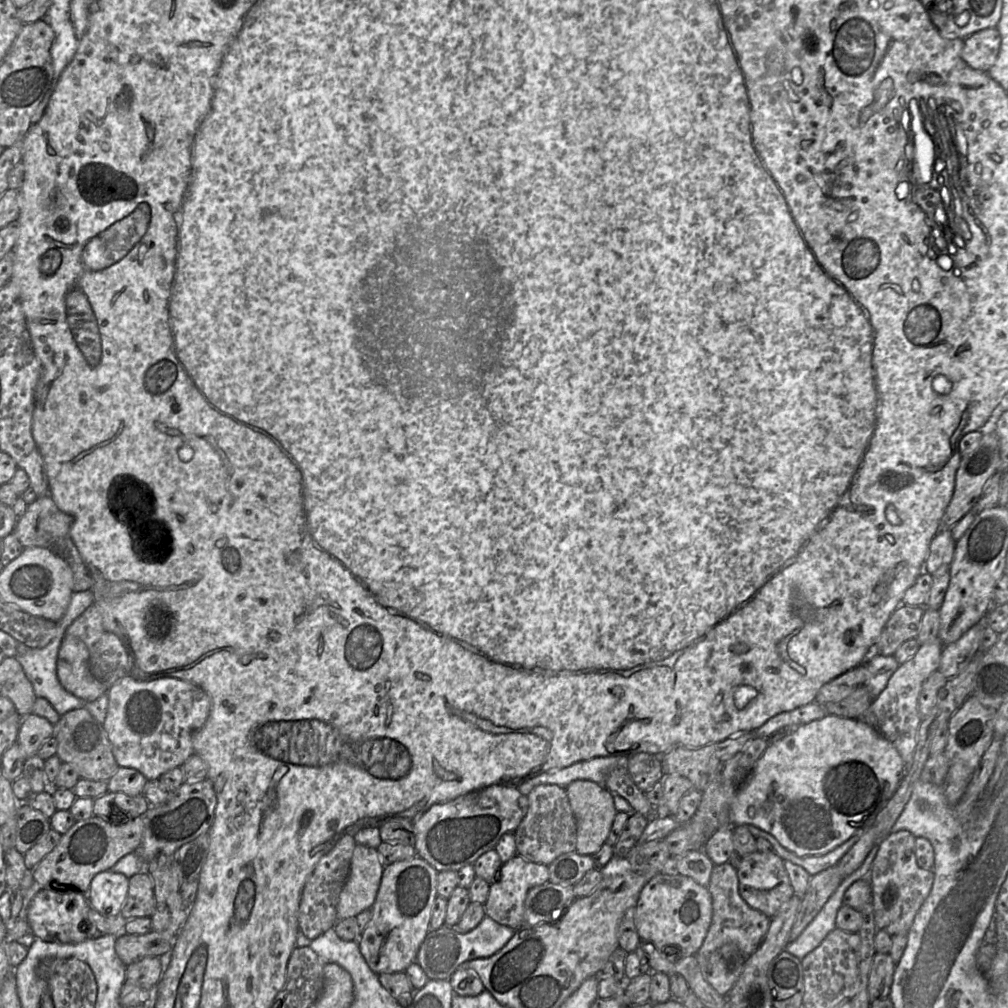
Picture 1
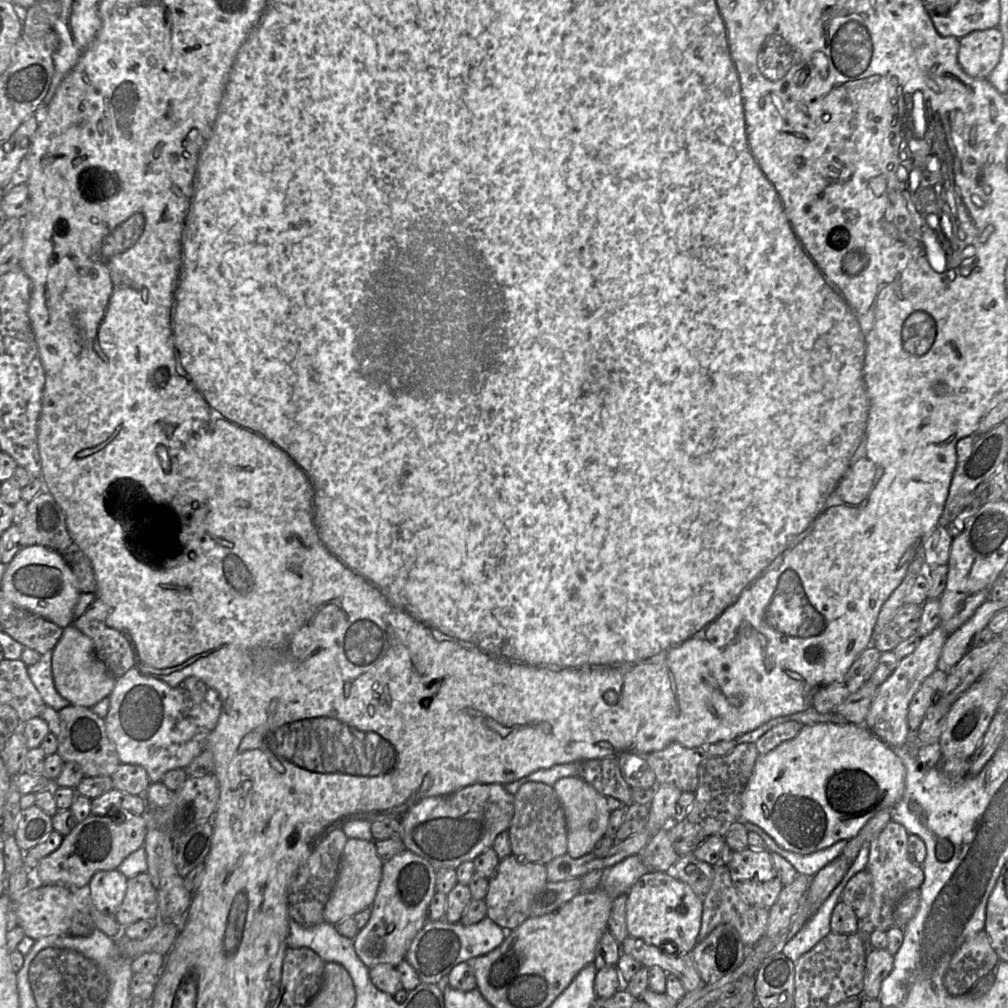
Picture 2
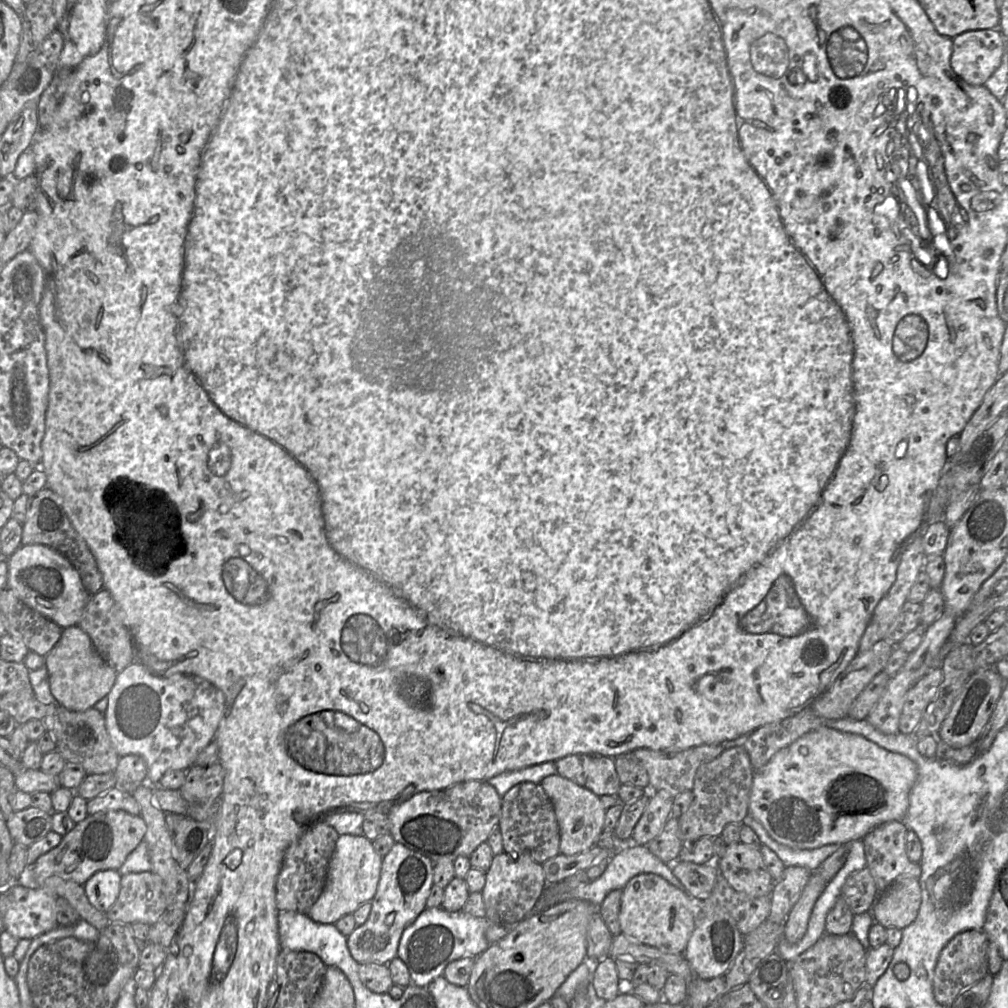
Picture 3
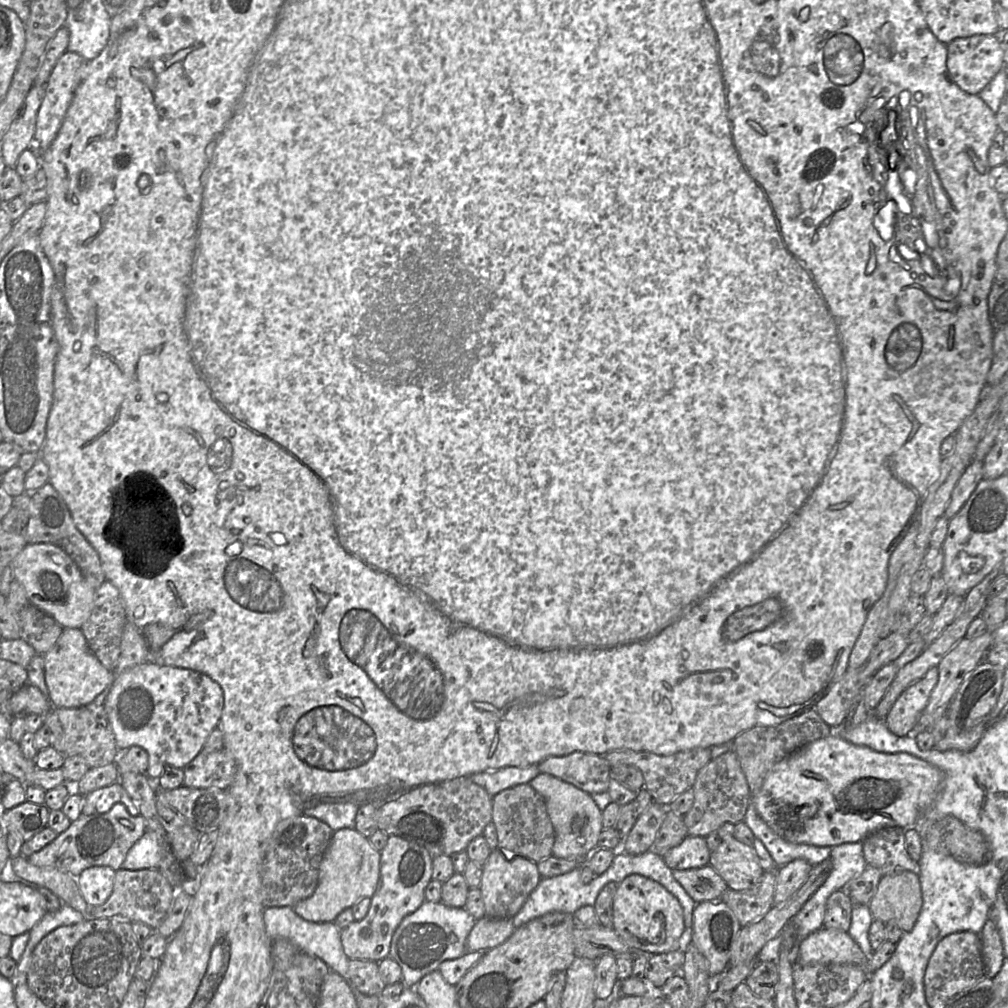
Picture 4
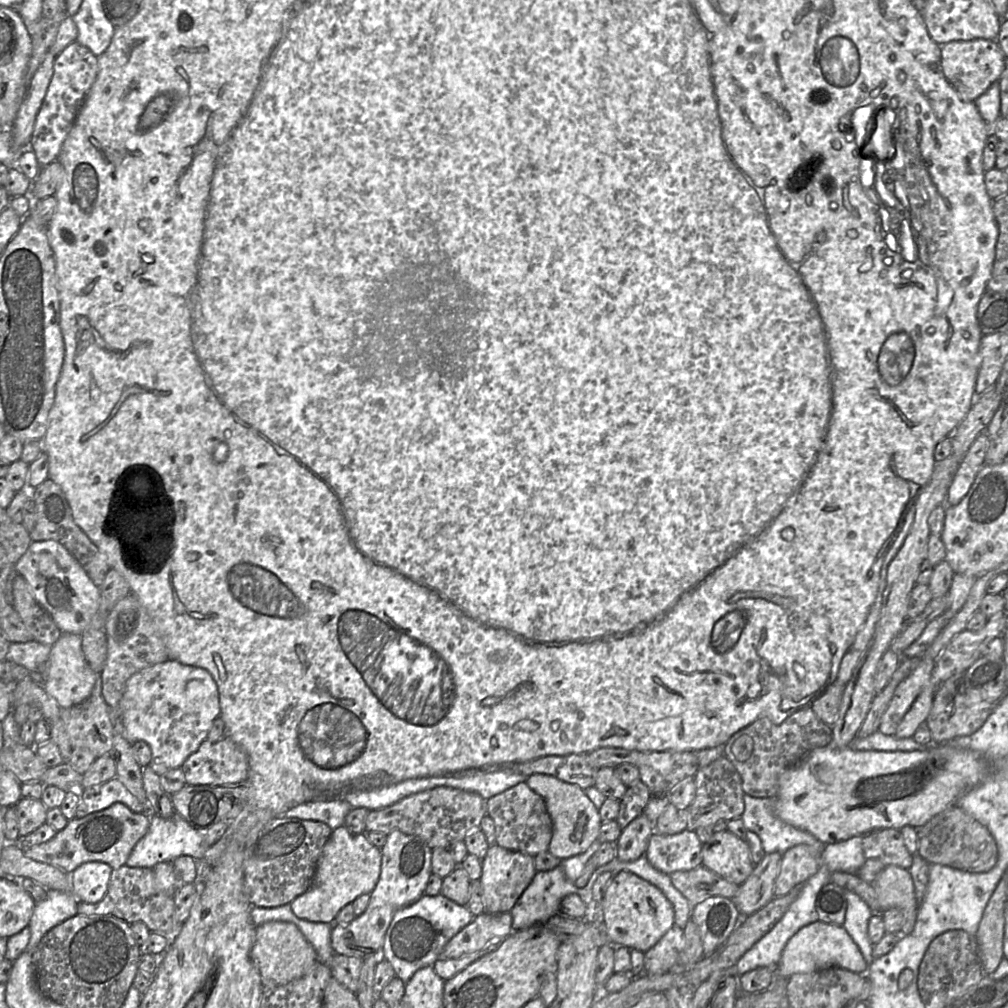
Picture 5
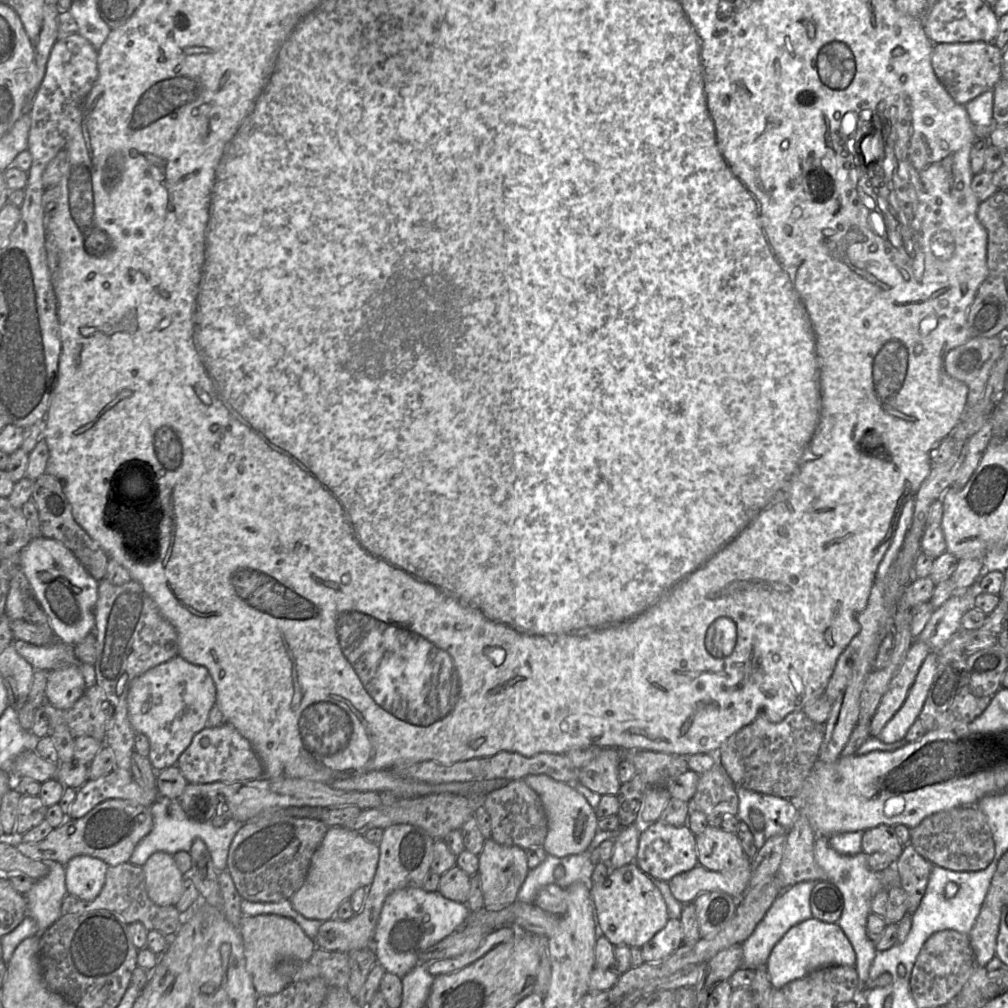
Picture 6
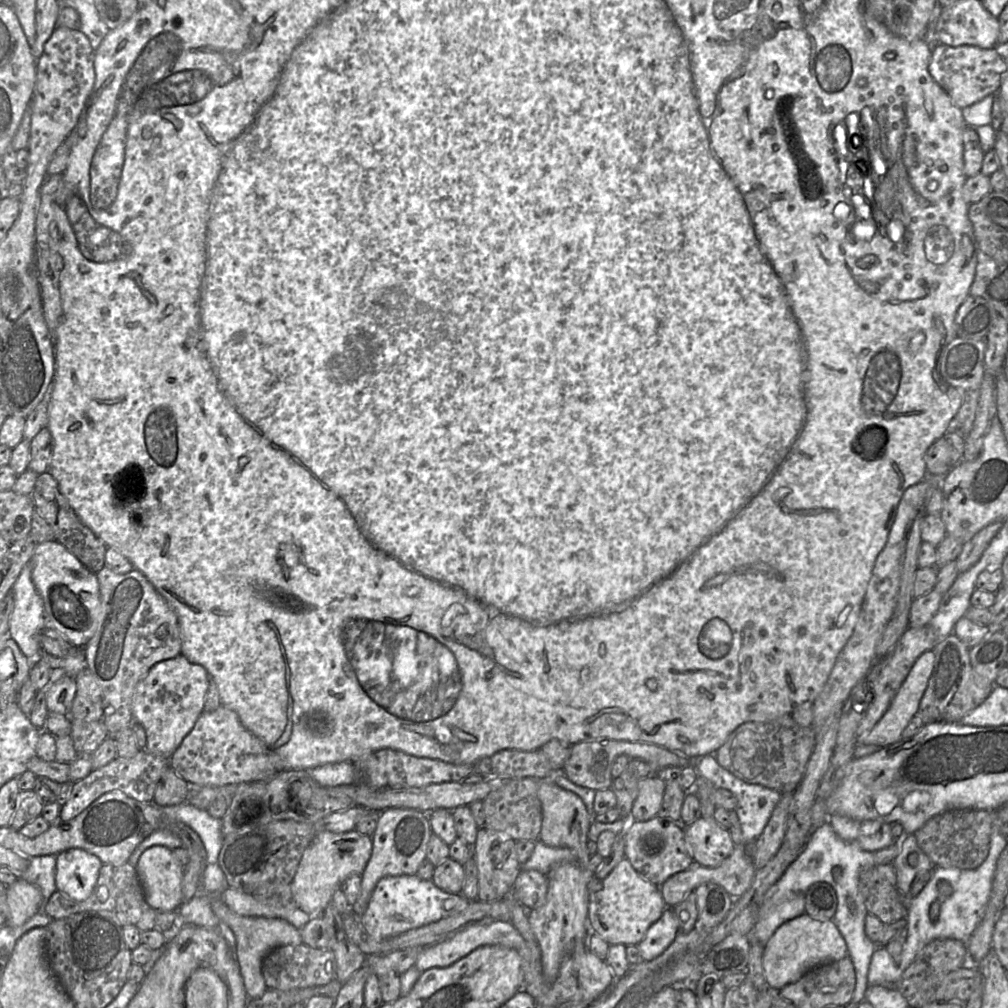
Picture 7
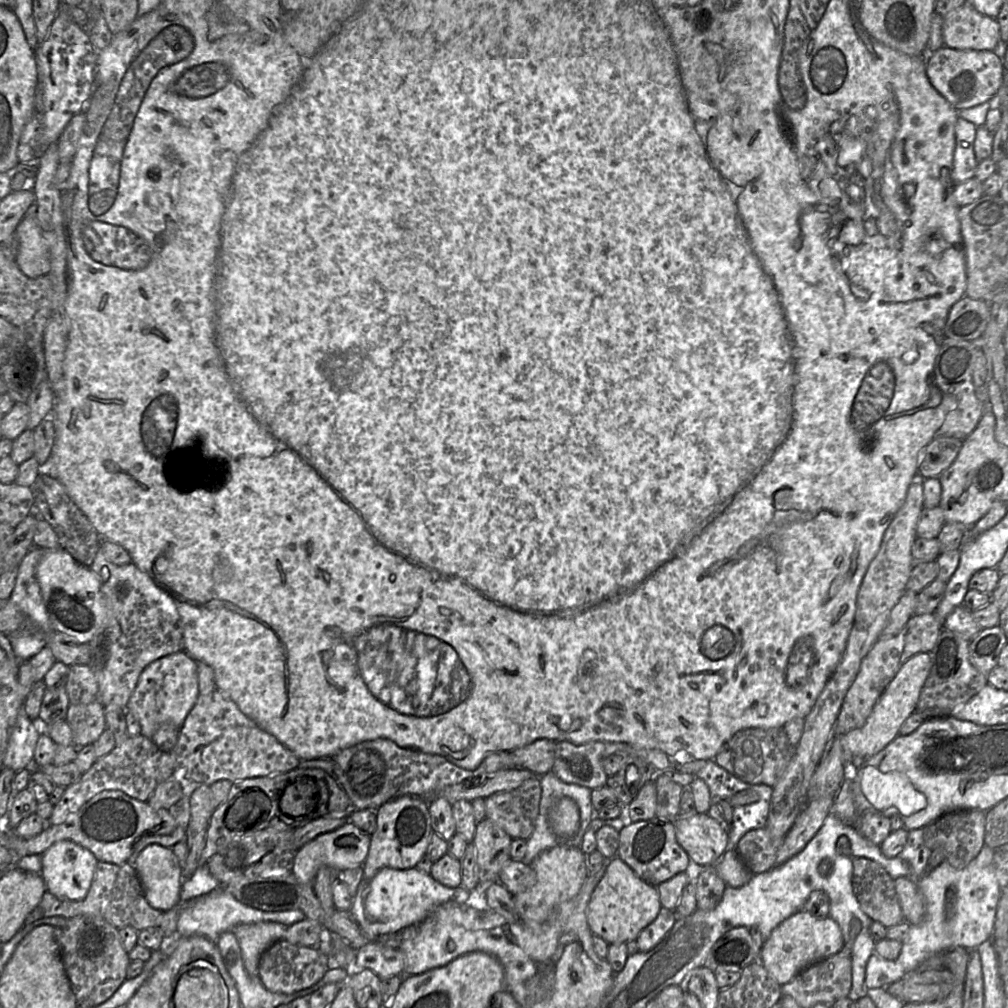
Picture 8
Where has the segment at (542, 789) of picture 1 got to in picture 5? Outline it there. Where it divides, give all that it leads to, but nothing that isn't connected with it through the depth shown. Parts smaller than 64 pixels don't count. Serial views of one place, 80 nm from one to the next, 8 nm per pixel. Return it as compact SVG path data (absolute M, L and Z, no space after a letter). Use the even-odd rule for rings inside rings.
M525 782L486 800L487 814L495 825L495 844L510 851L526 853L532 857L548 851L553 833L552 819L545 800Z

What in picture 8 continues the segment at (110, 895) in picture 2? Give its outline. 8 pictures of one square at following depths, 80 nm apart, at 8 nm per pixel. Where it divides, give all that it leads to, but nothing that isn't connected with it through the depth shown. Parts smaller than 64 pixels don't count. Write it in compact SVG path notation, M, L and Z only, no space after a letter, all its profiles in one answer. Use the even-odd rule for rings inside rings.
M62 840L54 843L42 853L41 861L41 877L48 892L58 898L66 898L72 901L82 900L86 897L98 863L91 851L73 841Z

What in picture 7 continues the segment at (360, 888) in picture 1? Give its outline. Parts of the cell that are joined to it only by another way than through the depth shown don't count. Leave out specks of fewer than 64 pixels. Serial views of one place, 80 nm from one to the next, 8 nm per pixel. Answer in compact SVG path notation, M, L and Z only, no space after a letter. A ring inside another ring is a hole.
M354 830L336 833L322 831L316 834L305 849L297 872L291 883L294 901L297 907L310 916L322 915L332 901L337 889L351 875L362 875L372 855L372 837Z

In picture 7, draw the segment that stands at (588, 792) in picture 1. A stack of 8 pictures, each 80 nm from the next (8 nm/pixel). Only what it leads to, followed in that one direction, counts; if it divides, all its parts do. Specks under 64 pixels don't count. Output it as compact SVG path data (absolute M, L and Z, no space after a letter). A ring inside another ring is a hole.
M547 779L538 780L538 797L542 806L542 827L539 840L555 848L578 849L586 845L588 832L594 817L586 808L583 800L575 793L565 790Z

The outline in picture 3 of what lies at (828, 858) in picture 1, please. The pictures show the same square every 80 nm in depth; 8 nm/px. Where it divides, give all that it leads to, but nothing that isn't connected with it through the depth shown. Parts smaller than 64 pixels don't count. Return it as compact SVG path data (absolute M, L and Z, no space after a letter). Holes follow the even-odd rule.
M750 814L746 815L742 824L749 826L759 837L761 844L774 851L786 867L801 866L812 872L841 846L841 844L835 843L814 849L794 849L775 841L762 824Z

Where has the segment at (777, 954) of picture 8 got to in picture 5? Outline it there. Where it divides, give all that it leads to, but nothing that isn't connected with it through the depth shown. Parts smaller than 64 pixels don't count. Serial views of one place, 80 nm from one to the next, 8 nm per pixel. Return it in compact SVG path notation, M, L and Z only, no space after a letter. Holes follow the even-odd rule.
M818 920L802 927L789 939L779 962L773 969L777 976L788 979L793 974L810 973L831 967L840 967L858 974L866 974L869 966L859 947L842 926Z

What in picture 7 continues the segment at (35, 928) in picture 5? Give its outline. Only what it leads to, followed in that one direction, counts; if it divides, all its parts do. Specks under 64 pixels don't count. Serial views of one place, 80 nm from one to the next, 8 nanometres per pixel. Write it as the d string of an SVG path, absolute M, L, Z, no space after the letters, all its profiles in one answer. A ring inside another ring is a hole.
M42 855L29 858L27 869L21 877L36 885L42 894L43 904L57 891L55 883L56 856Z

